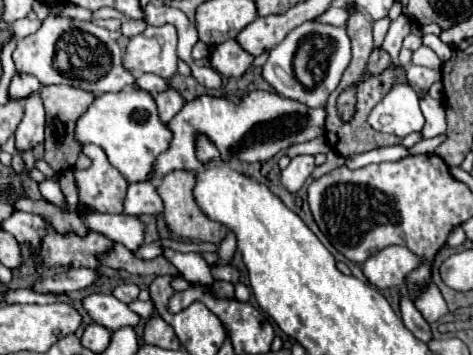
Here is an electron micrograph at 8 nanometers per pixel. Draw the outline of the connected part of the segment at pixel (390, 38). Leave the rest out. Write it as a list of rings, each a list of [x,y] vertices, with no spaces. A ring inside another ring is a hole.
[[[400,14],[394,22],[390,22],[390,28],[388,28],[388,34],[384,38],[384,44],[382,48],[392,56],[392,66],[398,66],[398,52],[402,48],[402,36],[408,34],[408,18],[404,14]],[[406,20],[406,28],[402,28],[402,22]]]

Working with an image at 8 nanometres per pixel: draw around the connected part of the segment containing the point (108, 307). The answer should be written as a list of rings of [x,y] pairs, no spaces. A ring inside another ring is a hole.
[[[90,294],[84,298],[84,308],[98,324],[112,332],[124,326],[134,328],[140,322],[140,316],[112,294]]]

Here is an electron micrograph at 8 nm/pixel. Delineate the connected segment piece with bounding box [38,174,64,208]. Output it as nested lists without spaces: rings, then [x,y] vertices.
[[[58,174],[44,178],[44,182],[38,184],[38,190],[40,190],[40,194],[46,200],[50,200],[50,202],[54,202],[54,204],[58,204],[58,206],[64,208],[64,194],[58,188]]]

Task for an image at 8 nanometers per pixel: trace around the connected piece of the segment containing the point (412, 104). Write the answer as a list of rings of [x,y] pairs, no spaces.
[[[396,84],[382,102],[374,106],[368,124],[378,132],[408,136],[424,128],[424,116],[418,106],[418,94],[408,84]]]

